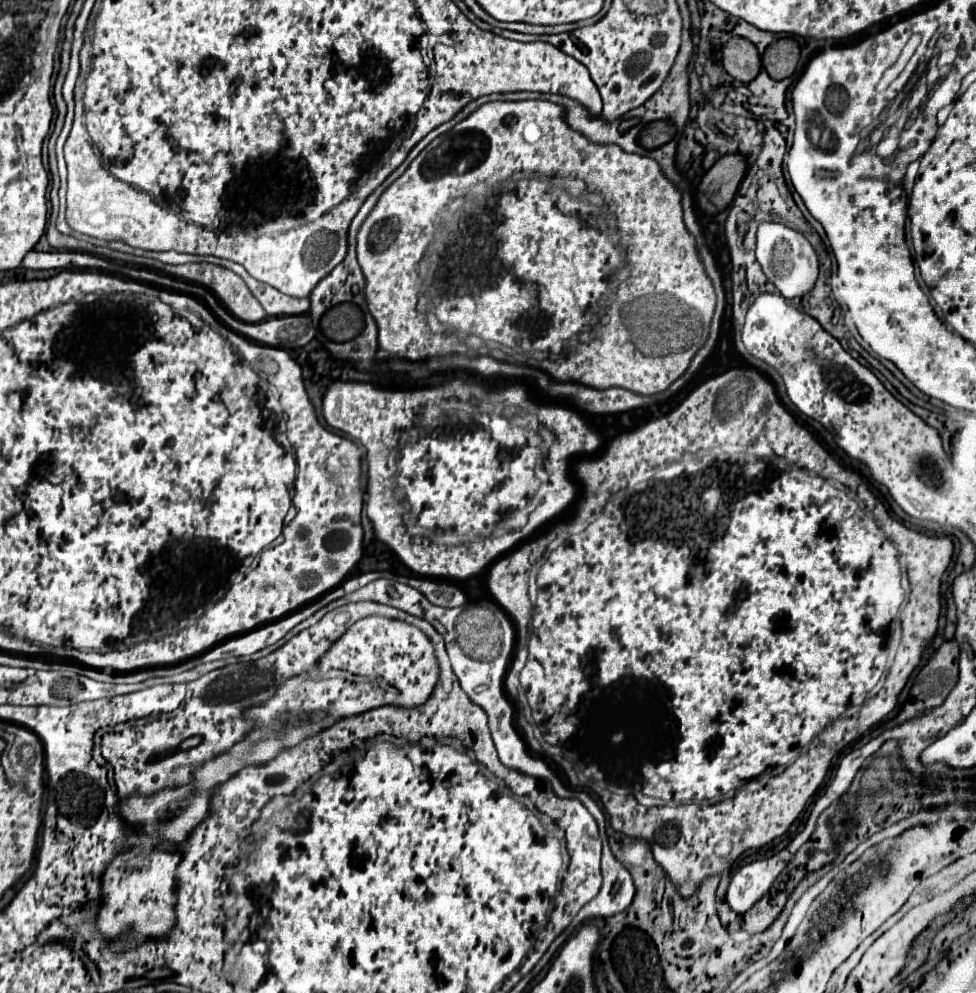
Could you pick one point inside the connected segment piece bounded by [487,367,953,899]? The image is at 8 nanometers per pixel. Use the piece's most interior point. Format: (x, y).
(696, 635)

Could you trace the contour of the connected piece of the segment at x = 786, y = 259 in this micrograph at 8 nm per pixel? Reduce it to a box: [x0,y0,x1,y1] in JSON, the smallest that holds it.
[757,223,819,301]

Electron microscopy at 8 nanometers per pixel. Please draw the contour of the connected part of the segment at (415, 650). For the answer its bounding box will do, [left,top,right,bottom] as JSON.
[97,615,439,951]

